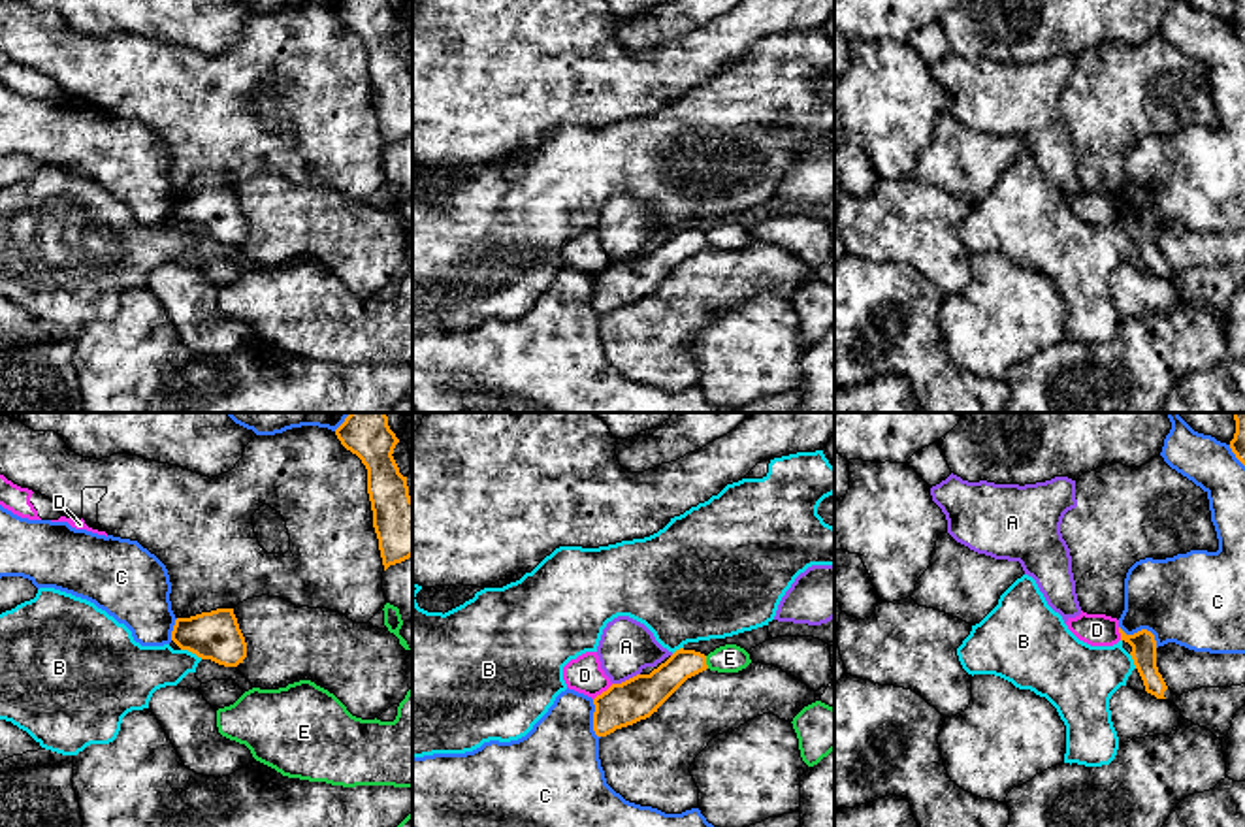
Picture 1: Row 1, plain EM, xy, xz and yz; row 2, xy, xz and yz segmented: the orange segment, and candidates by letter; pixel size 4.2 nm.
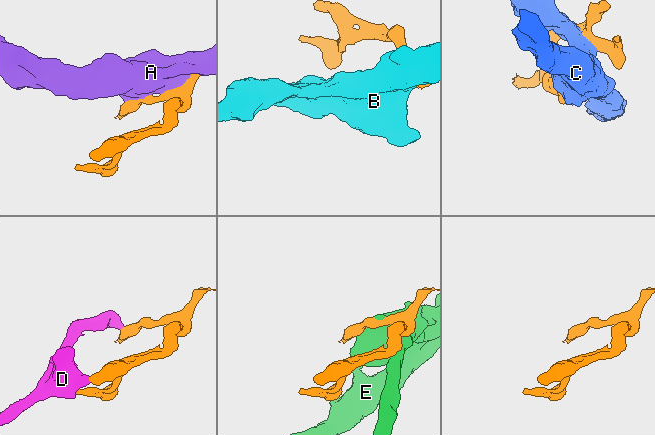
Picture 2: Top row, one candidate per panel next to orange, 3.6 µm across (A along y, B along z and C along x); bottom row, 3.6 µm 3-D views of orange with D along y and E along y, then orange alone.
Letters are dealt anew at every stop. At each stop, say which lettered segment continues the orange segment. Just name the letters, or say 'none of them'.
none of them

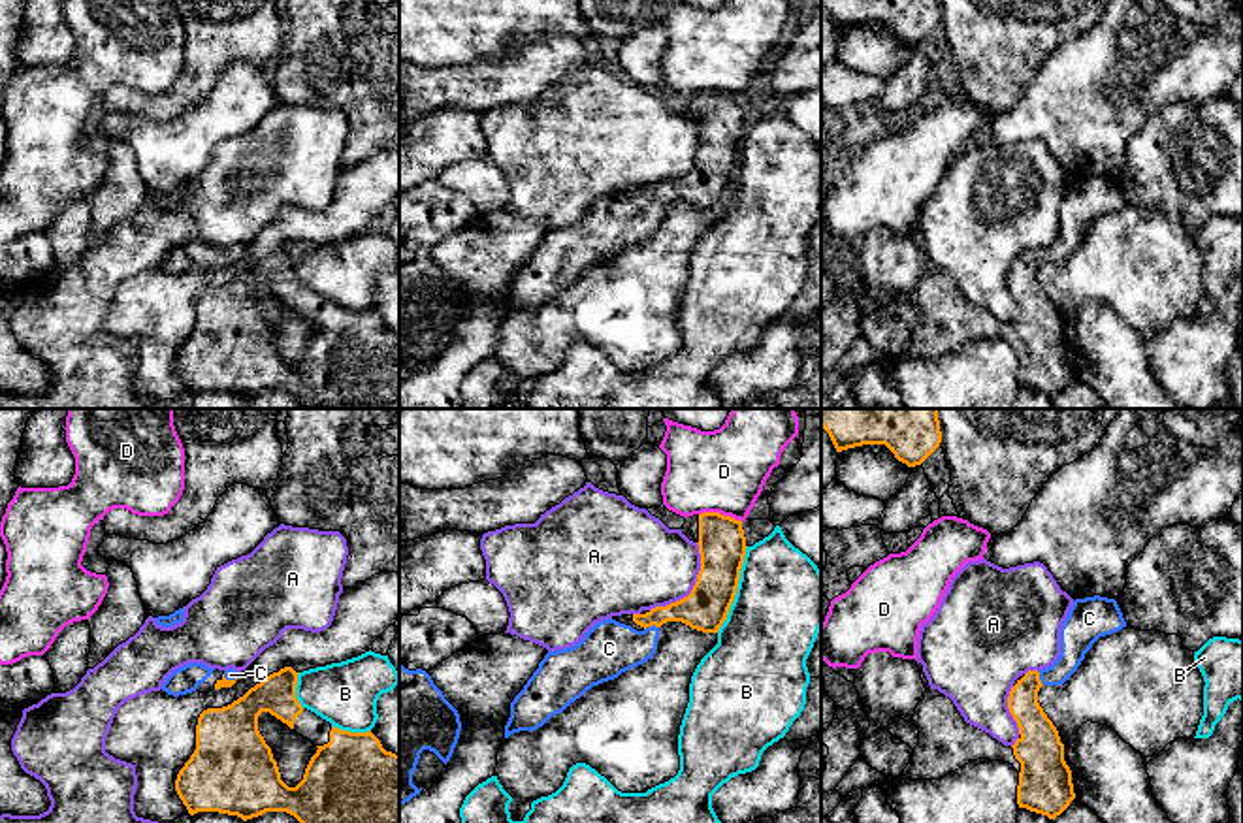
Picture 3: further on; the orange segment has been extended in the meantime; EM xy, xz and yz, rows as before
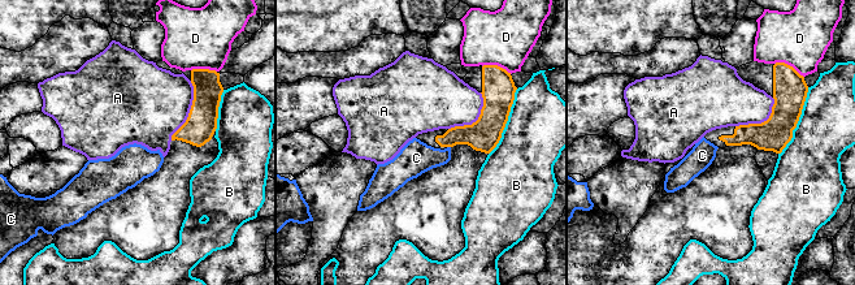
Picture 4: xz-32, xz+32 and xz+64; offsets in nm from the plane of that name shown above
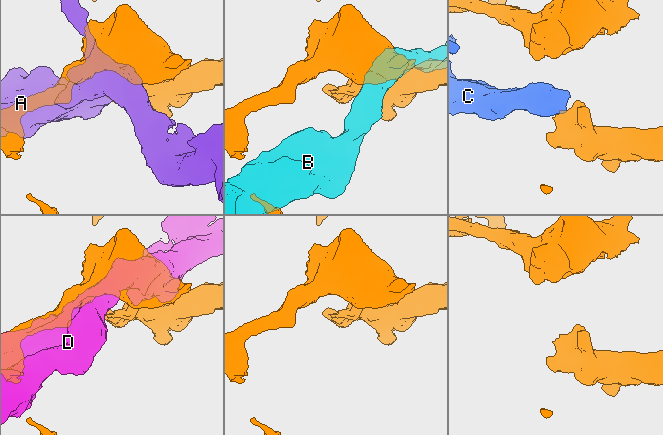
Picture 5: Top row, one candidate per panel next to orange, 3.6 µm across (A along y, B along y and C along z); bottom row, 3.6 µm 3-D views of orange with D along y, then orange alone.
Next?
C

